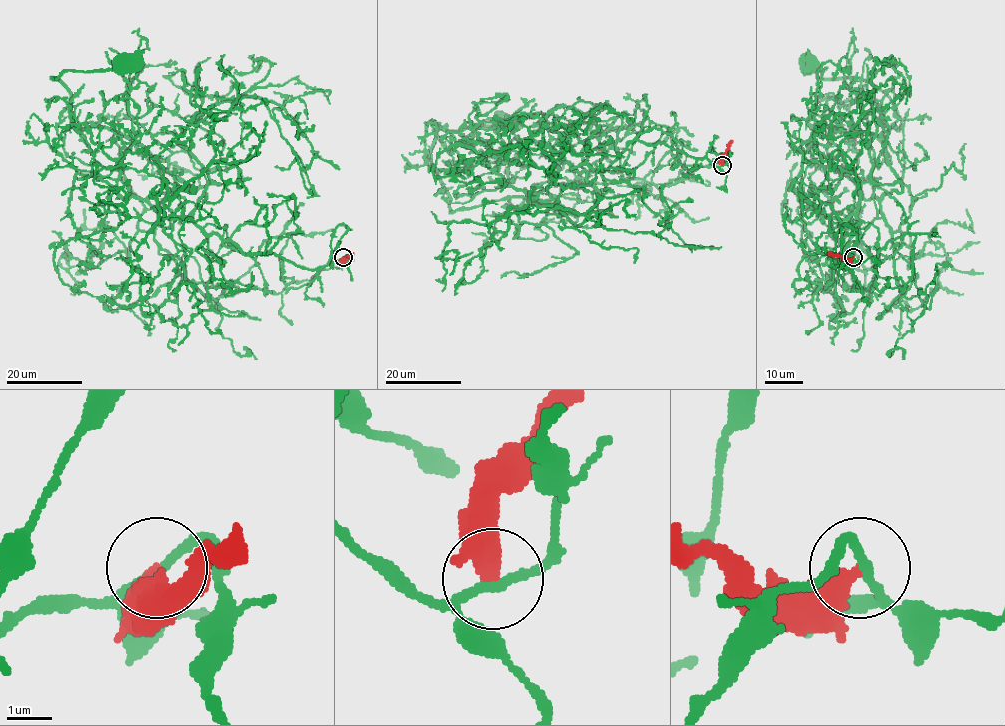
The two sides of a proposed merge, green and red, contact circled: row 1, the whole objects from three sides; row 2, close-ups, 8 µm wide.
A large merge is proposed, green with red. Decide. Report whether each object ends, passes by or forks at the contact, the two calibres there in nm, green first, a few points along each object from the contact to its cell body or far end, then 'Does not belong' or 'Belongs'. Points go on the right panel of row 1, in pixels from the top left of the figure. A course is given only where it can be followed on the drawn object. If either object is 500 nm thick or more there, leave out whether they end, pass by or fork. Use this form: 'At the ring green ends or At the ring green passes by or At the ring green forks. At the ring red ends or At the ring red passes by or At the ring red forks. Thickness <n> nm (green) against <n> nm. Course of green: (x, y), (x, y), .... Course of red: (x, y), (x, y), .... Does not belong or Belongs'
At the ring green passes by. At the ring red ends. Thickness 190 nm (green) against 460 nm. Course of green: (853, 257), (828, 253), (858, 240), (861, 183), (901, 186), (899, 115), (809, 65). Course of red: (853, 257), (833, 256), (828, 253). Does not belong

